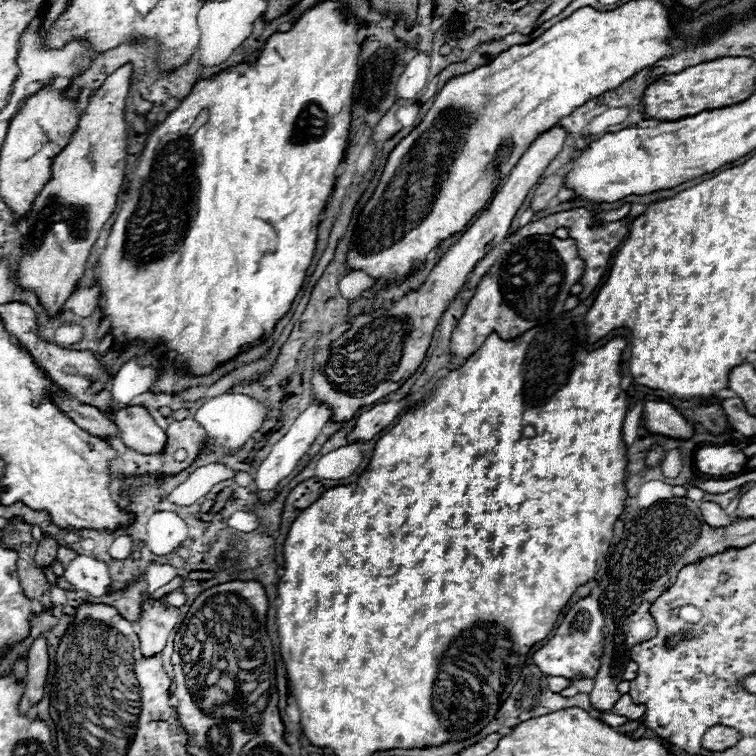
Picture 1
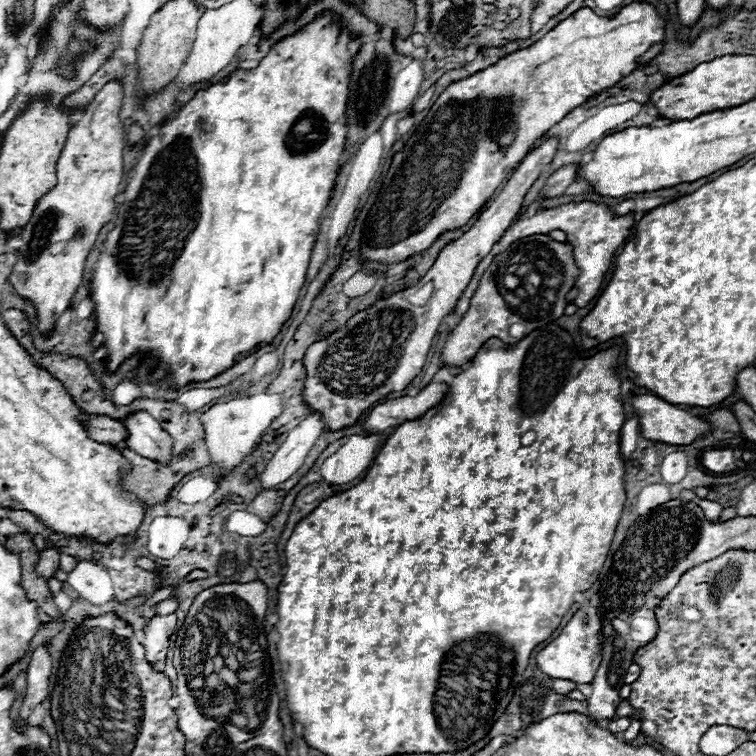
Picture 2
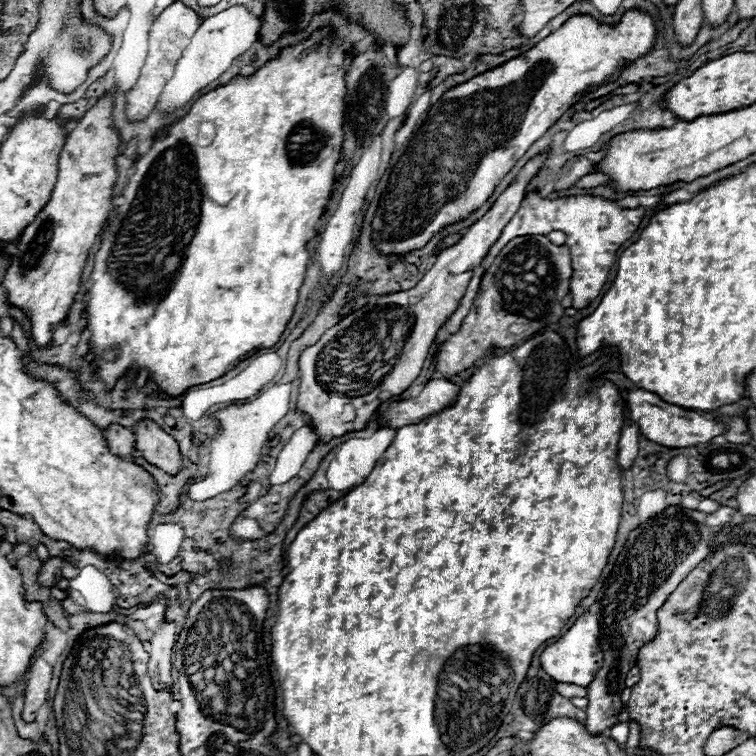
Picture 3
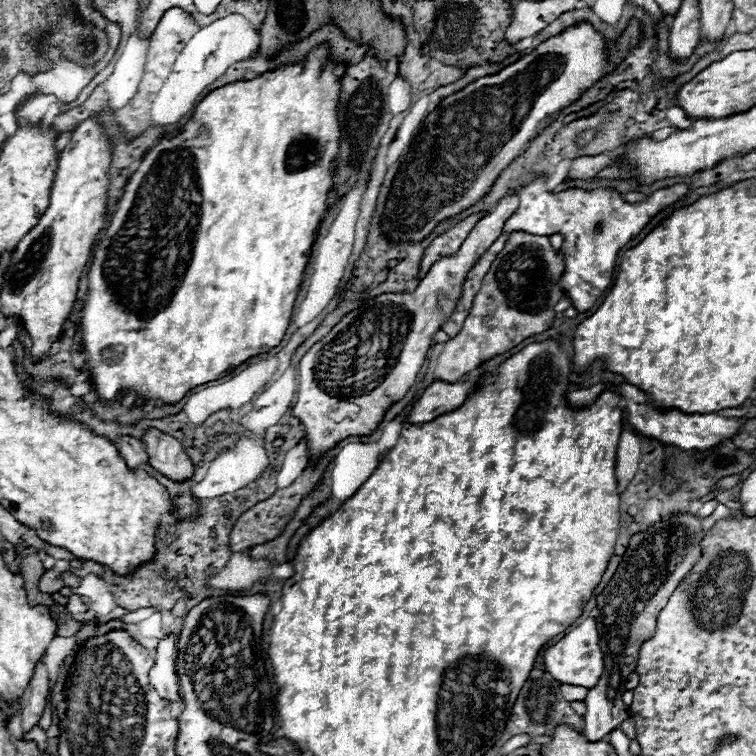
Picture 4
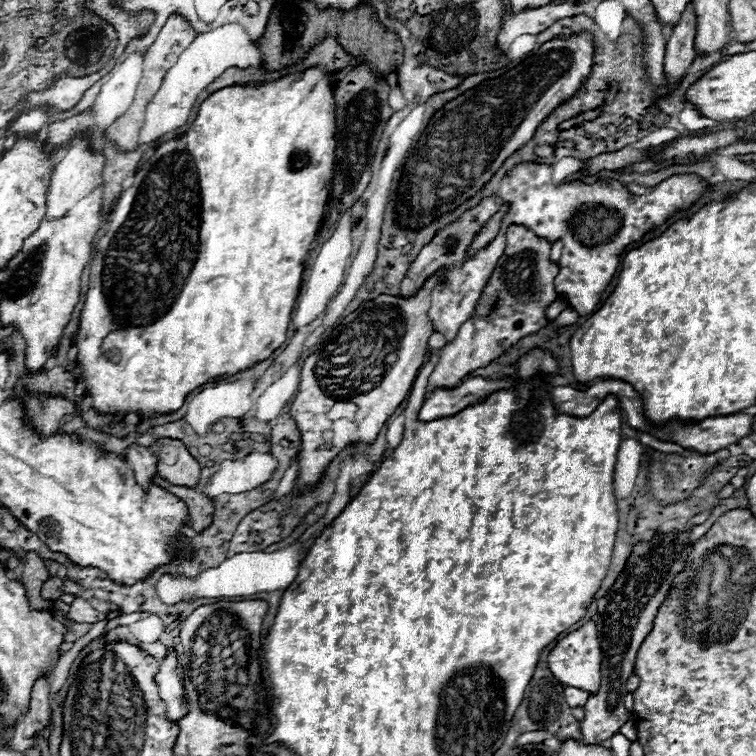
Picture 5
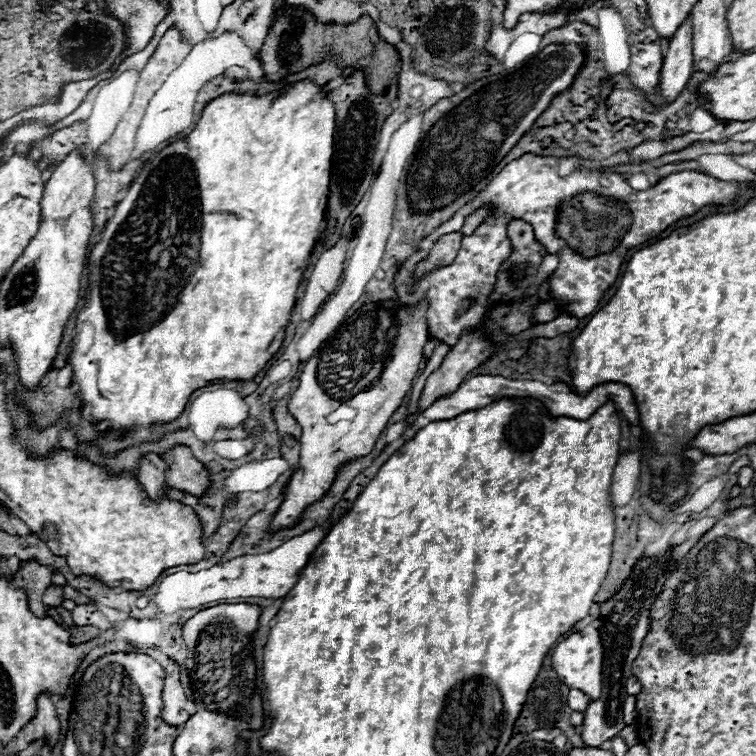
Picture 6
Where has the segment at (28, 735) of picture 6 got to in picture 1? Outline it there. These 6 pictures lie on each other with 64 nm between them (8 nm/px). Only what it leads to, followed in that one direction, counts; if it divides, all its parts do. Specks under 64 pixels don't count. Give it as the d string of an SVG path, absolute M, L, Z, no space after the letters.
M38 636L28 650L28 674L26 674L26 692L22 696L24 706L34 706L32 702L42 700L44 684L48 674L48 650L46 638Z

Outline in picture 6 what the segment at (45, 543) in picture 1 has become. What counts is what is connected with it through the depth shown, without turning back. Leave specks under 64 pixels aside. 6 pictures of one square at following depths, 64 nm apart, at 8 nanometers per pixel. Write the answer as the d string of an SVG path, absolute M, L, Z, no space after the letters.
M52 584L52 586L48 586L48 590L44 592L44 604L48 606L48 608L56 608L56 606L60 606L62 604L62 600L64 600L64 594L62 594L62 588L60 586L56 586L56 584Z

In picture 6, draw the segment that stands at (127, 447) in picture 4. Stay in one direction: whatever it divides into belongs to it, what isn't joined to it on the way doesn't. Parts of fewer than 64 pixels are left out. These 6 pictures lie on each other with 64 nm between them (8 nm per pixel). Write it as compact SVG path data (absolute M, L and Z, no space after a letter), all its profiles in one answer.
M148 452L138 468L138 482L142 484L142 488L146 490L146 494L150 498L158 498L160 494L164 494L164 470L166 470L166 462L158 456Z

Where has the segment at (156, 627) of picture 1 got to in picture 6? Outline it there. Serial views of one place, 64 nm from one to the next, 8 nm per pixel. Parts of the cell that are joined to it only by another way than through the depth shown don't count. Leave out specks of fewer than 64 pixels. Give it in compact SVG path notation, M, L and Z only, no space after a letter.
M166 674L164 676L164 690L162 690L162 700L164 700L164 722L170 726L180 726L184 724L190 714L184 710L186 706L186 694L180 684L178 674Z

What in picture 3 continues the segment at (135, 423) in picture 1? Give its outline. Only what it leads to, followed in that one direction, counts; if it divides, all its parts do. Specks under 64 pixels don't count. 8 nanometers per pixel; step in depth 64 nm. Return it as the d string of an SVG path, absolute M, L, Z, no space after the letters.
M148 418L140 420L134 428L134 436L136 436L134 448L138 448L150 464L156 464L168 474L176 474L180 470L182 460L180 460L178 444L156 422Z

